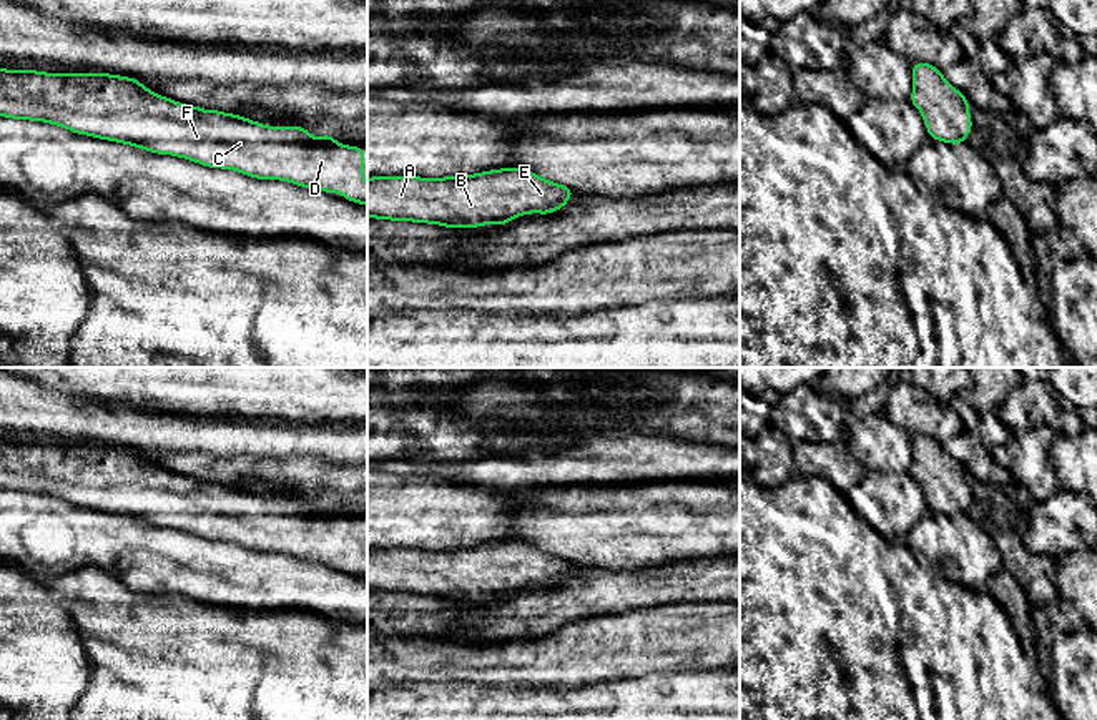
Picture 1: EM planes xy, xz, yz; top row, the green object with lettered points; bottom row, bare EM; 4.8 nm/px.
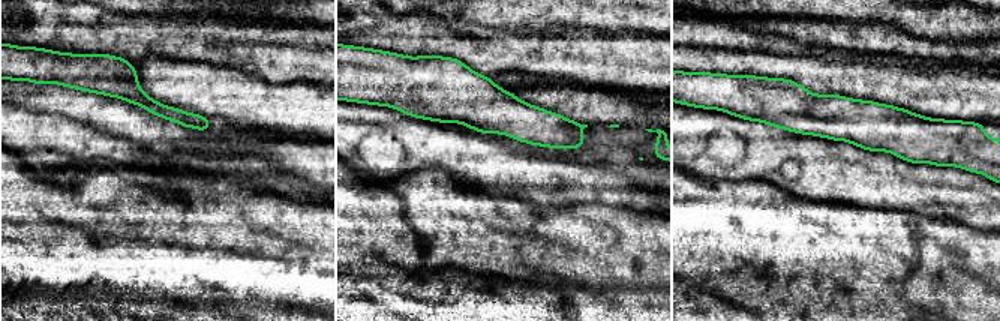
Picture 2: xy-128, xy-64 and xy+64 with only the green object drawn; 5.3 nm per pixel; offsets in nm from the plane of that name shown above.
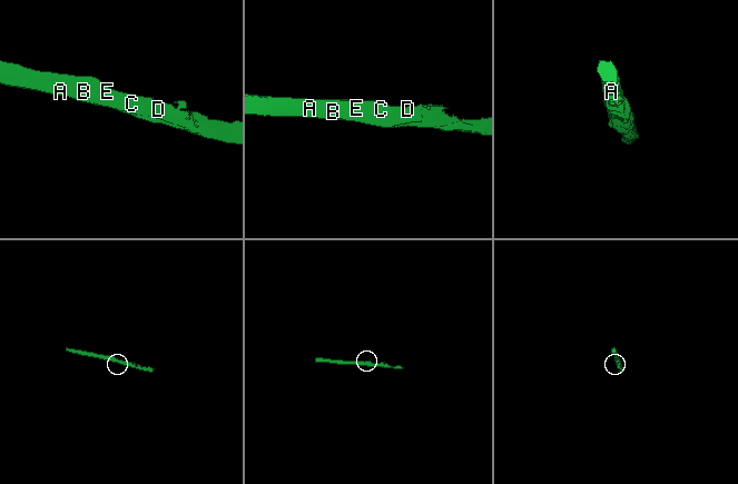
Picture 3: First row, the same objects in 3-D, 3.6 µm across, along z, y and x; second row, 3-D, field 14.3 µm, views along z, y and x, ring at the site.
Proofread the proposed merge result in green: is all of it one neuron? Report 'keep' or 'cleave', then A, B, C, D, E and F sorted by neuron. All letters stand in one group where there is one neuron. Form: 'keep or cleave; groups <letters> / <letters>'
keep; groups A B C D E F

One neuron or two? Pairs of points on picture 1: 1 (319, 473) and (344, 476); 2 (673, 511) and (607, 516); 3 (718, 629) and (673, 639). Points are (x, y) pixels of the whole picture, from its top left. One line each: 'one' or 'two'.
1: one
2: one
3: one

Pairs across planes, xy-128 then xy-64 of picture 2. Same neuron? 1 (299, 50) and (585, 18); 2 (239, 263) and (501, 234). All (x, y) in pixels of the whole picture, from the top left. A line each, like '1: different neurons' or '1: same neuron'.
1: different neurons
2: same neuron

